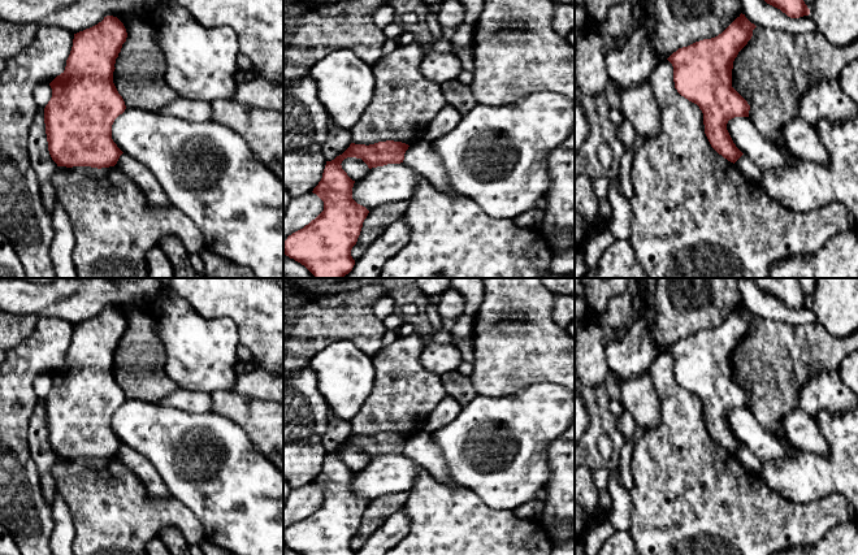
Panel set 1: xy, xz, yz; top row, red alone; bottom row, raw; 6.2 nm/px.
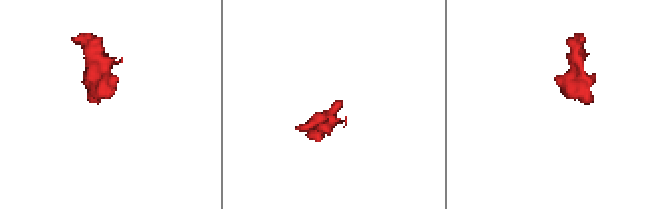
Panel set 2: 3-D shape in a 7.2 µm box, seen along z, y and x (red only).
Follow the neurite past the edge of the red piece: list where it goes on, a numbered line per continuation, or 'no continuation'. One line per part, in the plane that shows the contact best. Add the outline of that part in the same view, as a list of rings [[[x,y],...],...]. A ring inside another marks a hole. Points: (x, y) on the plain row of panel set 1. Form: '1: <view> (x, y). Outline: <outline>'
no continuation

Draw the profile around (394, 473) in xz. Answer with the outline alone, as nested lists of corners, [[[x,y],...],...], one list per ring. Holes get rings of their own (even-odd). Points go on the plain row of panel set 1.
[[[404,454],[369,460],[352,478],[352,490],[372,502],[382,495],[408,491],[415,481],[419,464]]]

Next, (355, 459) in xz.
[[[347,448],[341,456],[352,472],[363,469],[369,463],[368,456],[361,450],[356,448]]]

